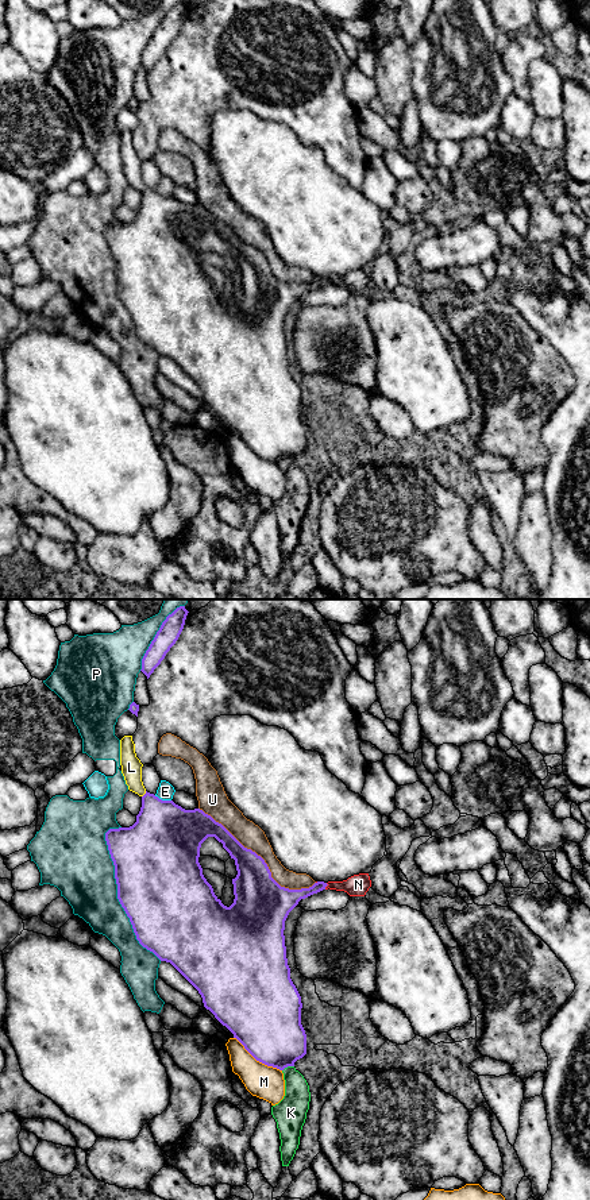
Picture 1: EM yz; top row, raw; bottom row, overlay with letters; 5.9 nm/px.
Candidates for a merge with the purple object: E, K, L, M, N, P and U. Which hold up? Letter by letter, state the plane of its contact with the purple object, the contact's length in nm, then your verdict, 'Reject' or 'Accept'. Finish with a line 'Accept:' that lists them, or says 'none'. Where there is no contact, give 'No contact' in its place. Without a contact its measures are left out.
E: Touches purple in yz. Shared border 110 nm. Reject
K: Touches purple in yz. Shared border 80 nm. Reject
L: Touches purple in yz. Shared border 50 nm. Reject
M: Touches purple in yz. Shared border 360 nm. Reject
N: Touches purple in yz. Shared border 40 nm. Accept
P: Touches purple in yz. Shared border 850 nm. Reject
U: Touches purple in yz. Shared border 850 nm. Reject
Accept: N

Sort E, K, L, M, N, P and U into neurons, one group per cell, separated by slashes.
E / K / L / M / N / P / U

